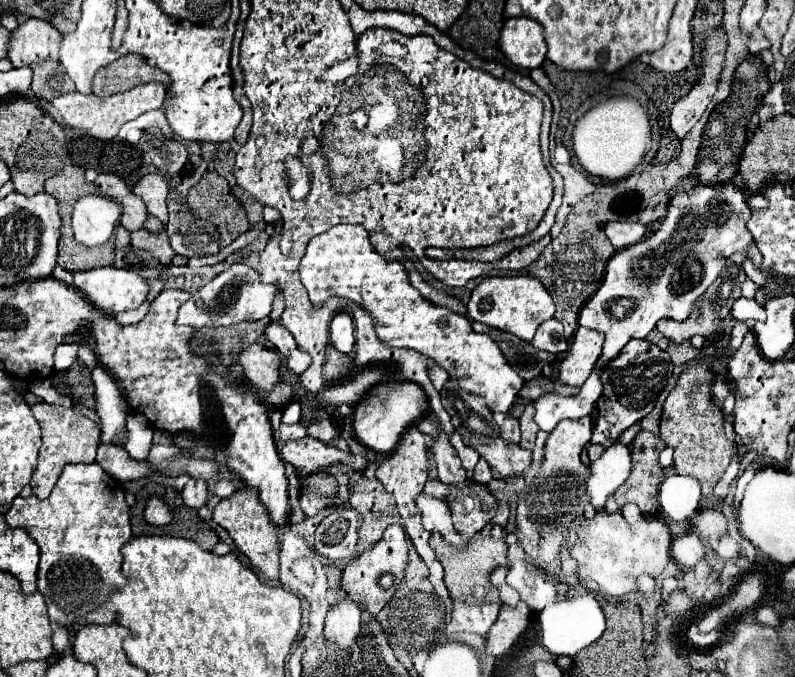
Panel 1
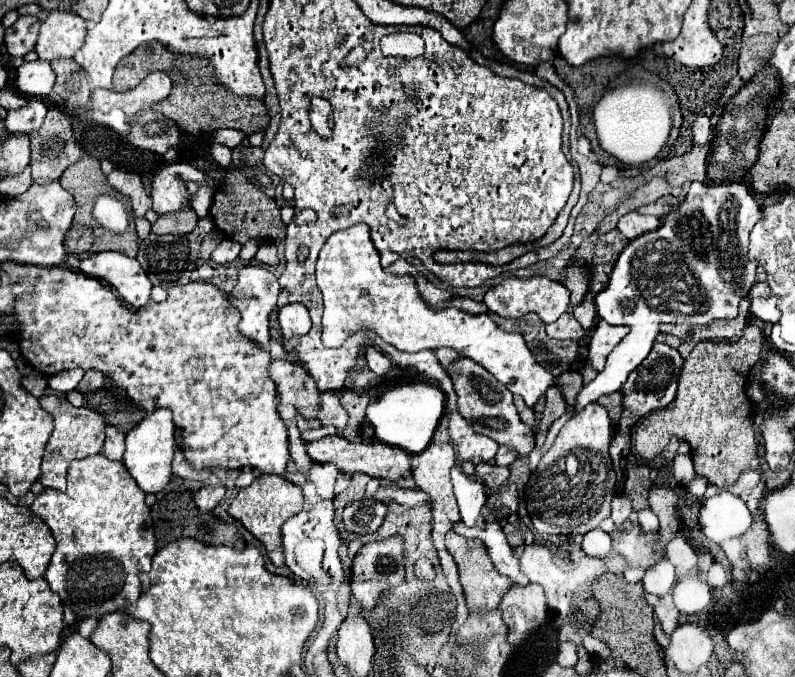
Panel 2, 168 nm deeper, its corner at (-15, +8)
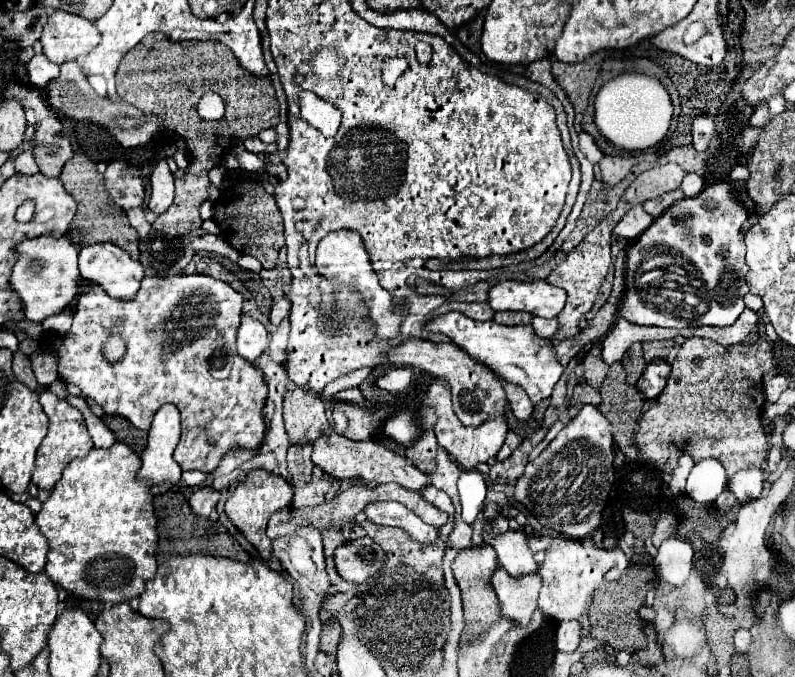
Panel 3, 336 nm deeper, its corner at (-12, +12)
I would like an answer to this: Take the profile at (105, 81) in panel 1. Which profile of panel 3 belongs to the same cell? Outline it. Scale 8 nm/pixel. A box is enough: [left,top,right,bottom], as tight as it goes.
[115,34,279,236]

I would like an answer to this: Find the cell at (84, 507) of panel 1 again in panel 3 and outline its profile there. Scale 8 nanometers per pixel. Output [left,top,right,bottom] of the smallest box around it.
[35,442,157,602]

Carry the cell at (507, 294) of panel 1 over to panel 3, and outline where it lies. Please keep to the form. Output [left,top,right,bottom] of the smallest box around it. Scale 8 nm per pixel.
[489,280,565,318]

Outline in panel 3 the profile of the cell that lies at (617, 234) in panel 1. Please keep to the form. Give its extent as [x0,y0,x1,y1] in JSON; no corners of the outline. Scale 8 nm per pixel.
[613,206,655,240]

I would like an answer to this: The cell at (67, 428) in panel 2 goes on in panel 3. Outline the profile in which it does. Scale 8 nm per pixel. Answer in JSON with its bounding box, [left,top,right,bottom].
[33,392,93,490]

